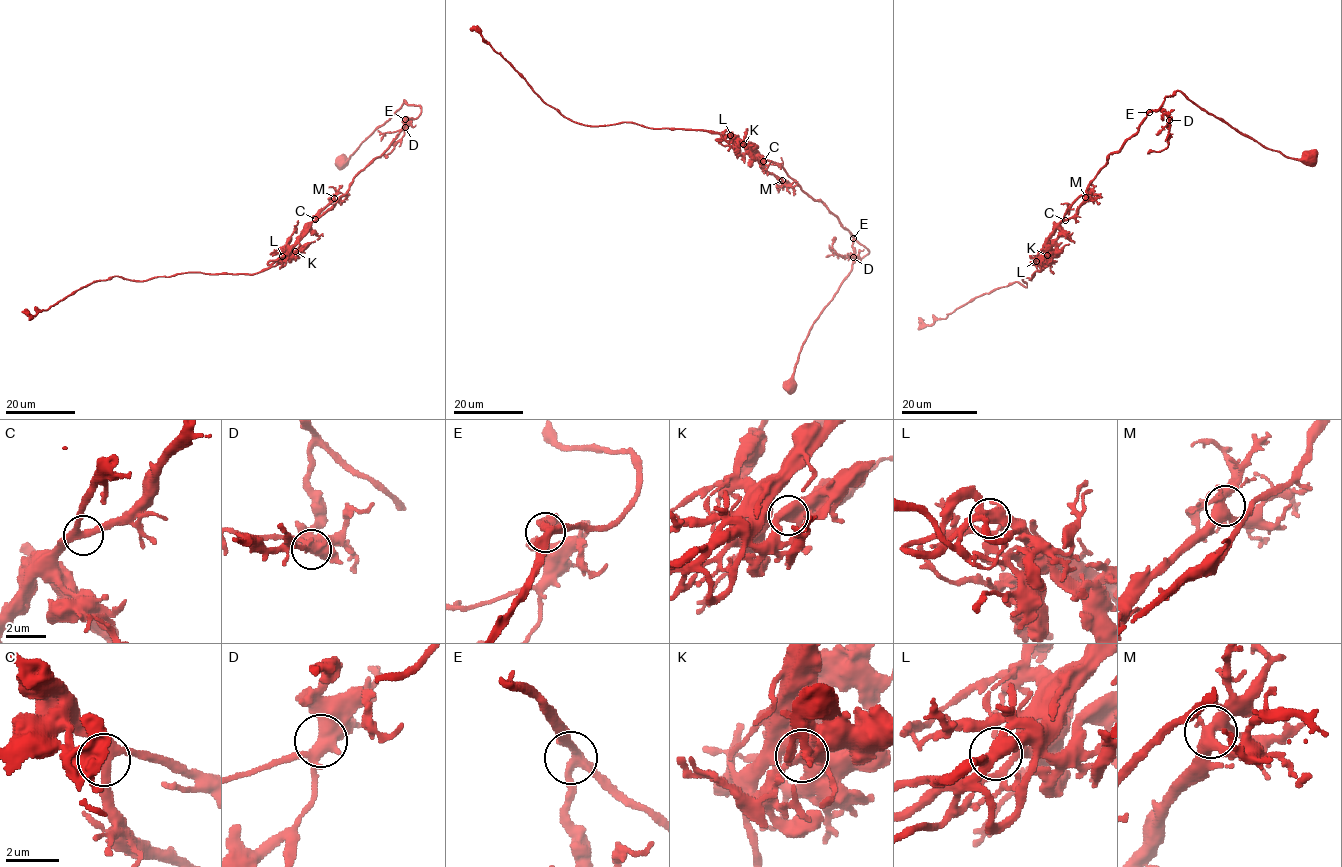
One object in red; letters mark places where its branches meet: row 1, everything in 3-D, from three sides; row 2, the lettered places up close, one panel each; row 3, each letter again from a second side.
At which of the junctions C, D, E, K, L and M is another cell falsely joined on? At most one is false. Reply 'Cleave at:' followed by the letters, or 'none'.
Cleave at: none

